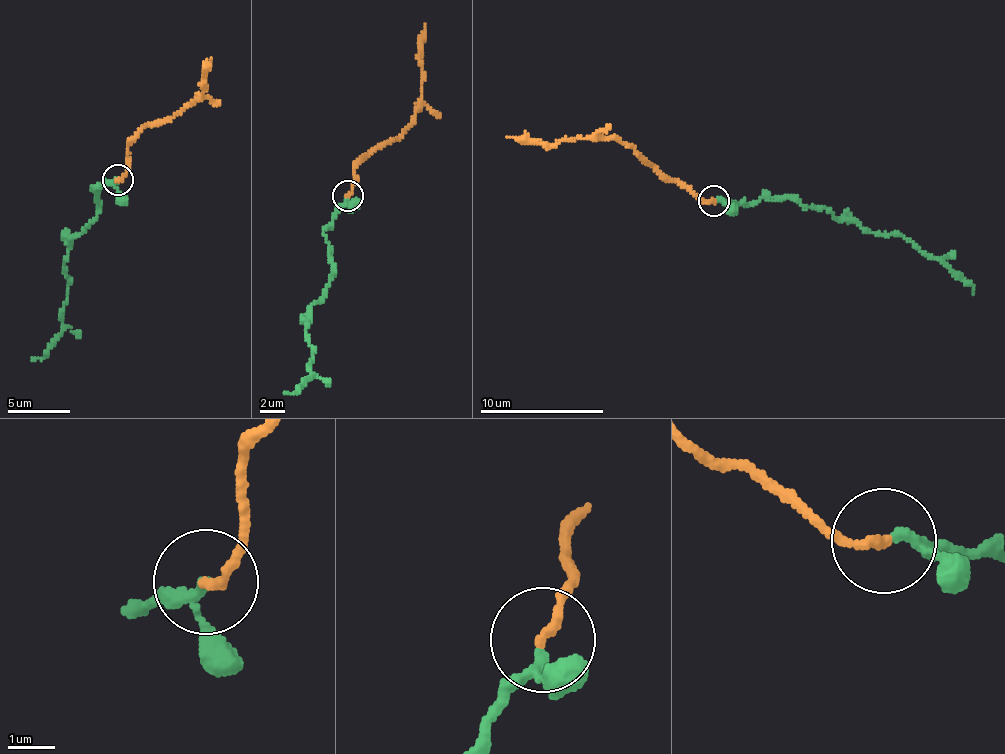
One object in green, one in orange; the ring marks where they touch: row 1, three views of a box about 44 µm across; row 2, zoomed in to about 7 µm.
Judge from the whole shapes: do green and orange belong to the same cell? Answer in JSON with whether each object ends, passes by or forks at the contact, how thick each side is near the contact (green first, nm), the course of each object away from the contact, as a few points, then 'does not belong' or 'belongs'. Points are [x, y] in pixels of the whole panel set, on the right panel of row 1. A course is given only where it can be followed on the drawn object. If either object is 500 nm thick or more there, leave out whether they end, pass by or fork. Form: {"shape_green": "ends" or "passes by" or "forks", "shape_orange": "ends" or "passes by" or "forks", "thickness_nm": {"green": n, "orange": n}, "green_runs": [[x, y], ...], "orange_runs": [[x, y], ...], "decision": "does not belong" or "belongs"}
{"shape_green": "passes by", "shape_orange": "ends", "thickness_nm": {"green": 170, "orange": 200}, "green_runs": [[715, 199], [750, 205], [794, 197], [803, 207], [825, 206], [869, 232], [904, 236], [947, 263], [973, 294]], "orange_runs": [[715, 199], [699, 200], [669, 181], [654, 165], [614, 139], [521, 143], [506, 137]], "decision": "belongs"}

